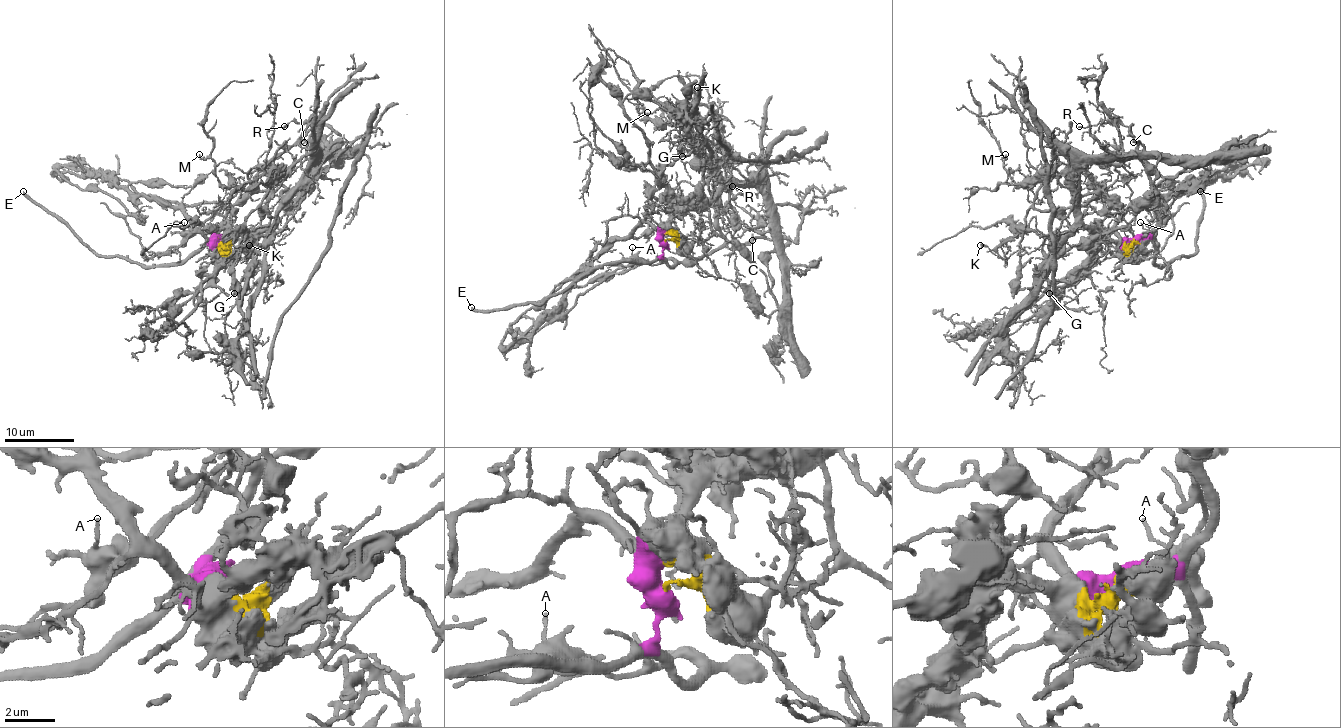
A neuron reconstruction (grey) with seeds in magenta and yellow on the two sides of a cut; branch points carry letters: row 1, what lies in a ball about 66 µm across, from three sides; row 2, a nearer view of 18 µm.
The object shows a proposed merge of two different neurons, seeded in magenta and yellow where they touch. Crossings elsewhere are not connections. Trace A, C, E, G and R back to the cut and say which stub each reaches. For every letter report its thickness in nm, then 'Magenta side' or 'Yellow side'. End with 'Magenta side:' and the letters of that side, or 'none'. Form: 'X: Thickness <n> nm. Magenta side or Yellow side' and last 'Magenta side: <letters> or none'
A: Thickness 130 nm. Magenta side
C: Thickness 130 nm. Magenta side
E: Thickness 320 nm. Magenta side
G: Thickness 240 nm. Yellow side
R: Thickness 140 nm. Magenta side
Magenta side: A, C, E, R

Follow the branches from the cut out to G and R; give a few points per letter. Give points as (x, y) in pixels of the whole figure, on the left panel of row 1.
G: (218, 242), (222, 247), (220, 242), (241, 235), (255, 247), (253, 261), (234, 294)
R: (218, 242), (215, 231), (223, 221), (225, 212), (263, 169), (315, 126), (291, 121), (284, 126)

